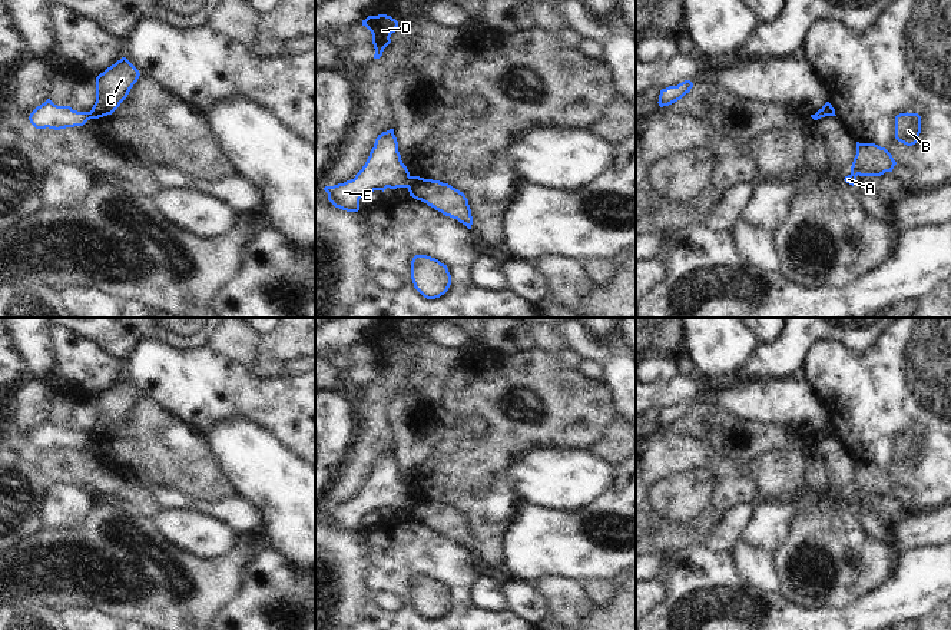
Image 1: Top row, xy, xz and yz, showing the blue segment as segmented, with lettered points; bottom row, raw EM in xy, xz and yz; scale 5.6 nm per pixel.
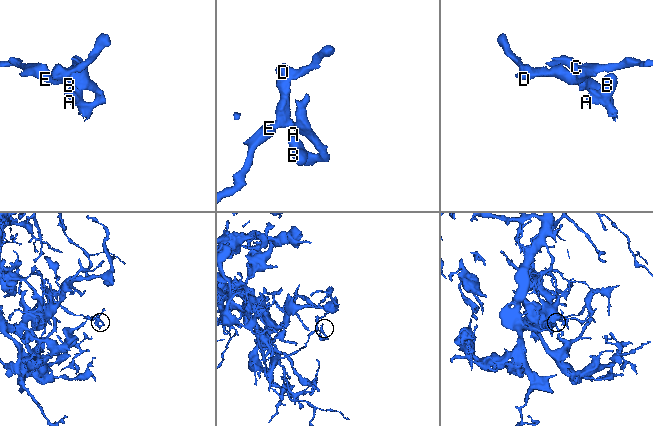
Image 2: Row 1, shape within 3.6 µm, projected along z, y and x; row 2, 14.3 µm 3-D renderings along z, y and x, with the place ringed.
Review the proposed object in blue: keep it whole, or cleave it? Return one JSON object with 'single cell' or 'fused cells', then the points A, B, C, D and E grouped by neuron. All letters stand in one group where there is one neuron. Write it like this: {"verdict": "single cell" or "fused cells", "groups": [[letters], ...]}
{"verdict": "fused cells", "groups": [["A", "B", "C"], ["D", "E"]]}

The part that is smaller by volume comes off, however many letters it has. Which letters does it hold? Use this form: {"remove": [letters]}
{"remove": ["A", "B", "C"]}

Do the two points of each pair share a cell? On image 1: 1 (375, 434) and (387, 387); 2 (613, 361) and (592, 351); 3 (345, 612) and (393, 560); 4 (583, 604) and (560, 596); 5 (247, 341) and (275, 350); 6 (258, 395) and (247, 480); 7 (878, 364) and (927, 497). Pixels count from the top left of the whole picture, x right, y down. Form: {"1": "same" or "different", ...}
{"1": "same", "2": "same", "3": "different", "4": "same", "5": "different", "6": "different", "7": "same"}

